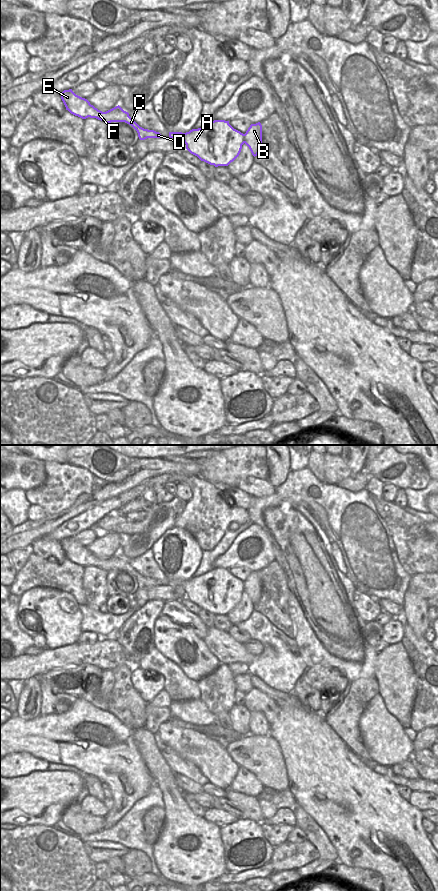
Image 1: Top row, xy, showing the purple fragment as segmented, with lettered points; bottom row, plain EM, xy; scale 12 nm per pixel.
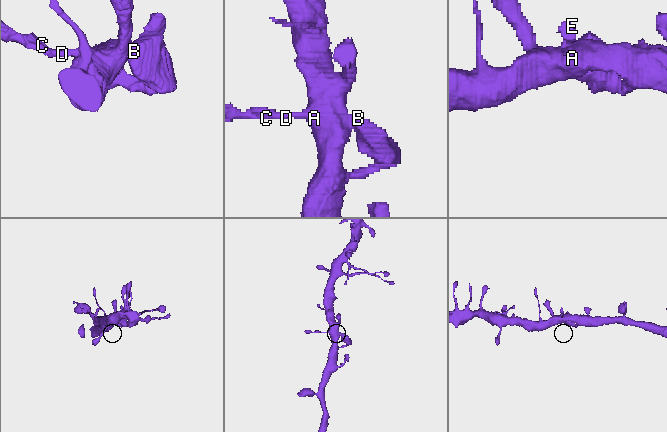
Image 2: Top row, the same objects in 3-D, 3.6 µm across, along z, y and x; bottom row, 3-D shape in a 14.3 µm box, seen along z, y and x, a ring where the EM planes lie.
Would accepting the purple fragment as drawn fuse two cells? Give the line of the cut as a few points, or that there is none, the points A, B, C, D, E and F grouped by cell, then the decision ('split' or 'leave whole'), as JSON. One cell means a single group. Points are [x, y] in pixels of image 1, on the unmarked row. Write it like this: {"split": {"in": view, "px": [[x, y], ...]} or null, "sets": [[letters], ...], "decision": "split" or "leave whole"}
{"split": null, "sets": [["A", "B", "C", "D", "E", "F"]], "decision": "leave whole"}

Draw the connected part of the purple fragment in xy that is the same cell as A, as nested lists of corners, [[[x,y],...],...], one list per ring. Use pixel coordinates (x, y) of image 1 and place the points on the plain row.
[[[214,568],[189,580],[169,580],[169,585],[181,586],[186,597],[210,613],[228,614],[240,602],[245,591],[255,605],[261,599],[262,573],[251,572],[245,582],[234,577],[229,569]]]

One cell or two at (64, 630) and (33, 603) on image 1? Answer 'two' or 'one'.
one

